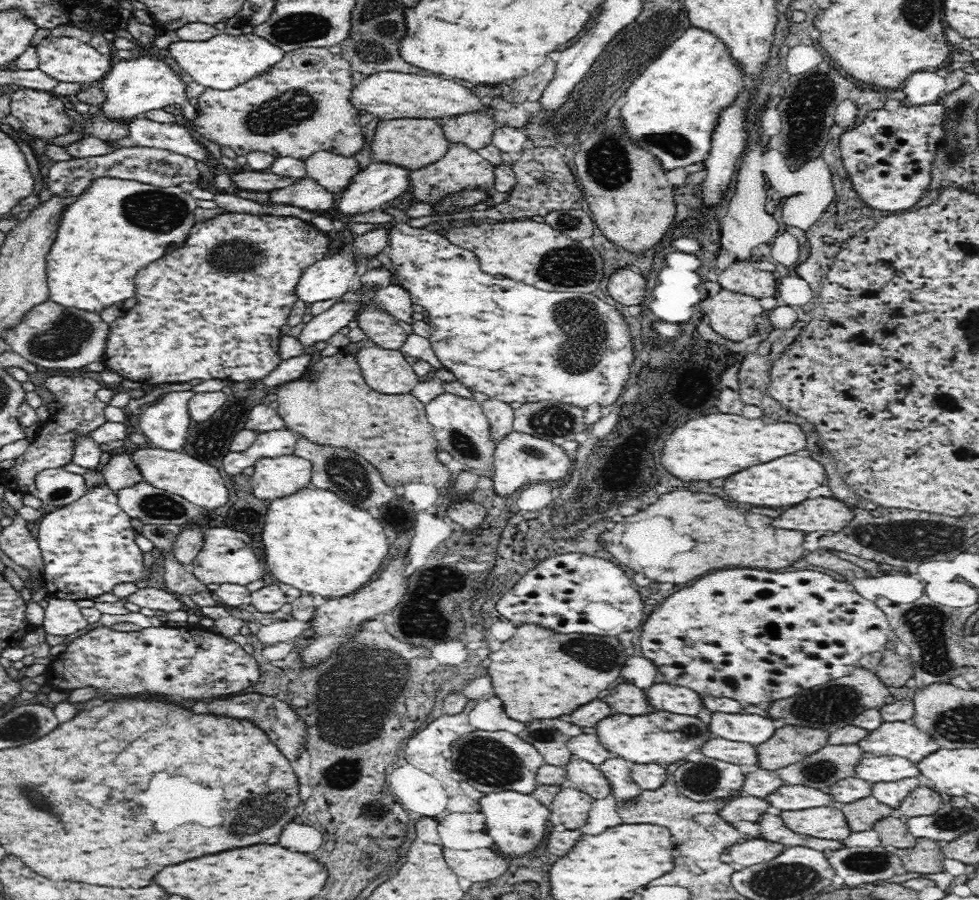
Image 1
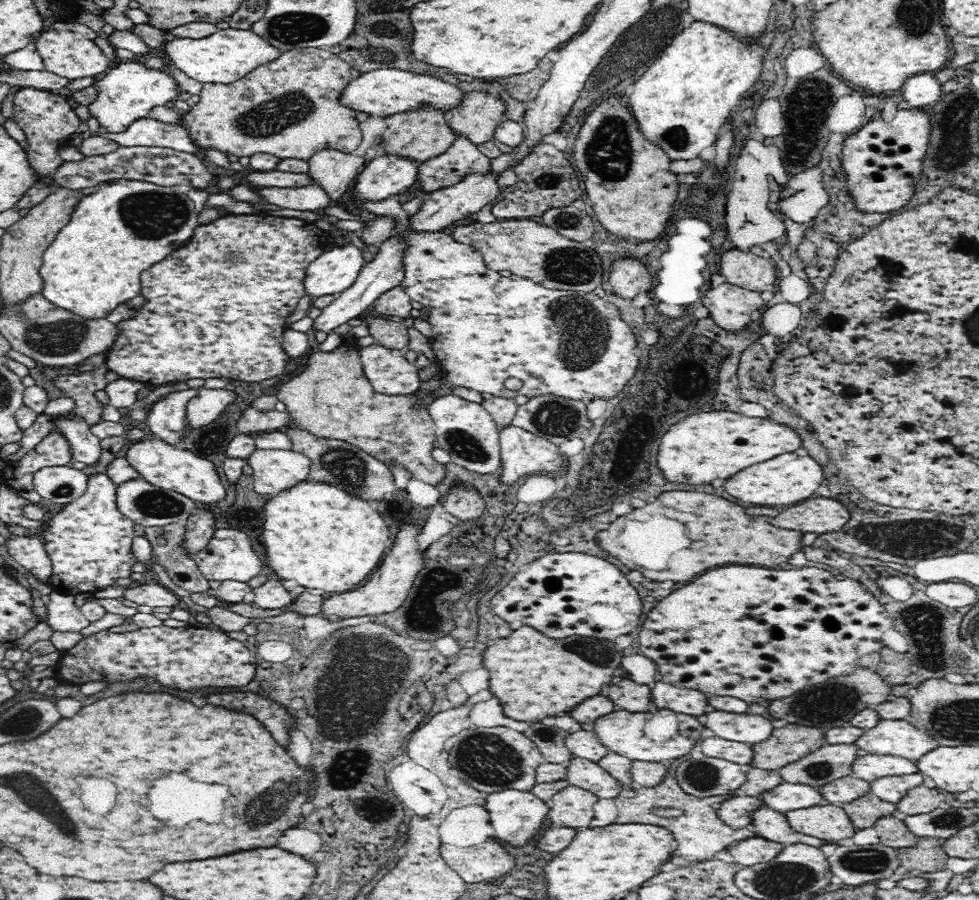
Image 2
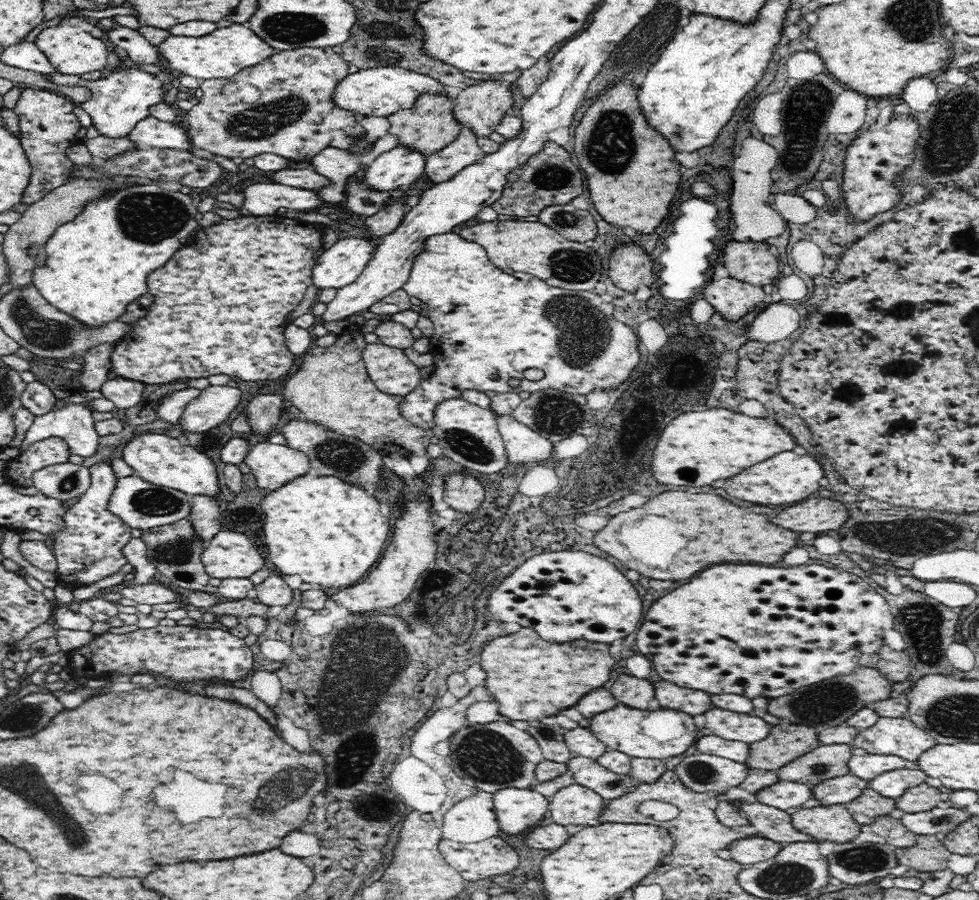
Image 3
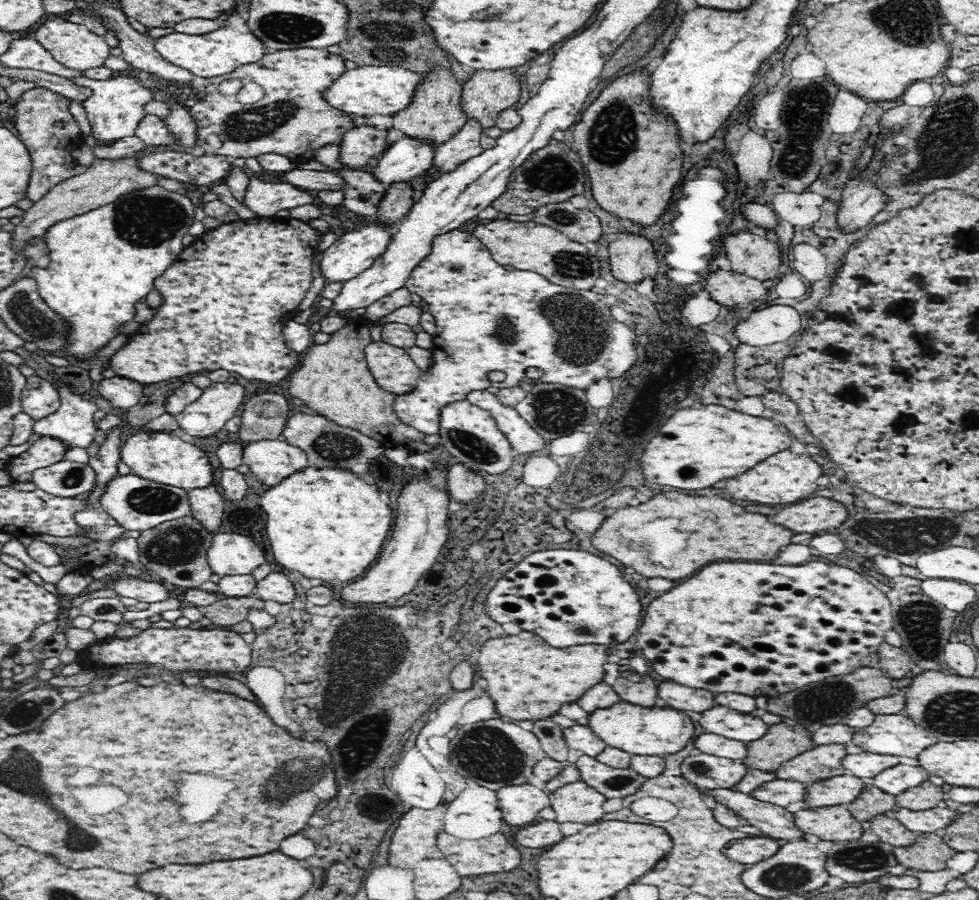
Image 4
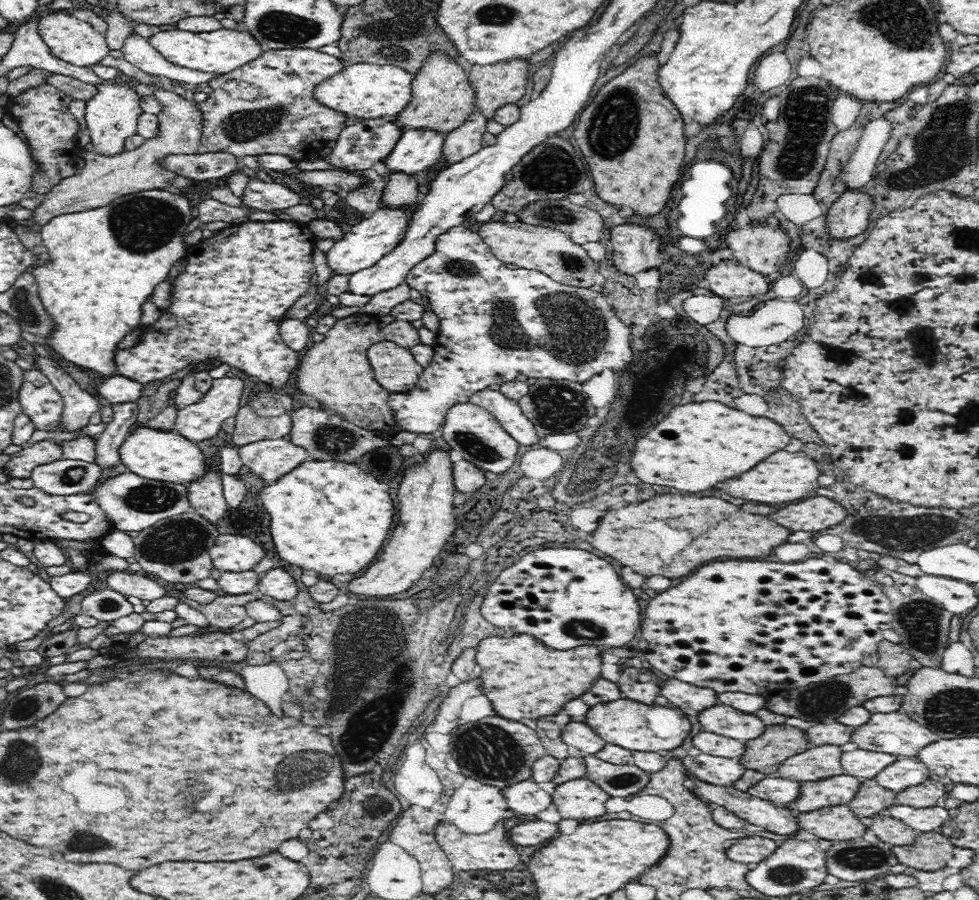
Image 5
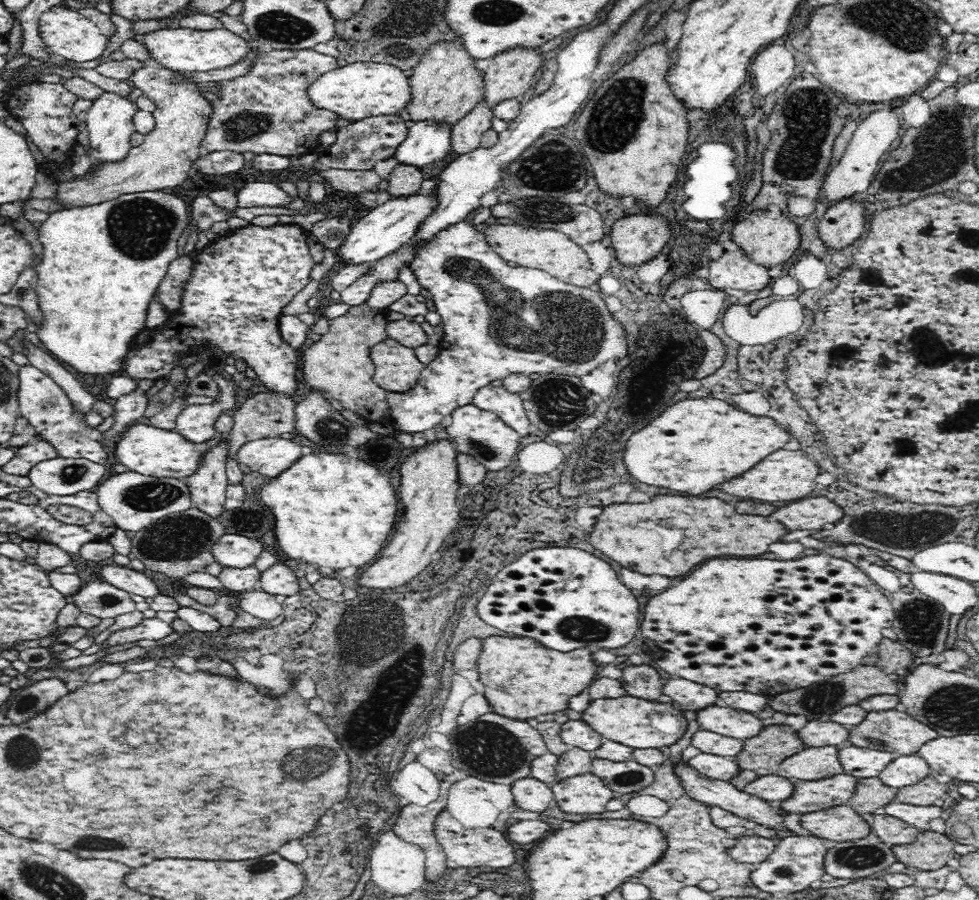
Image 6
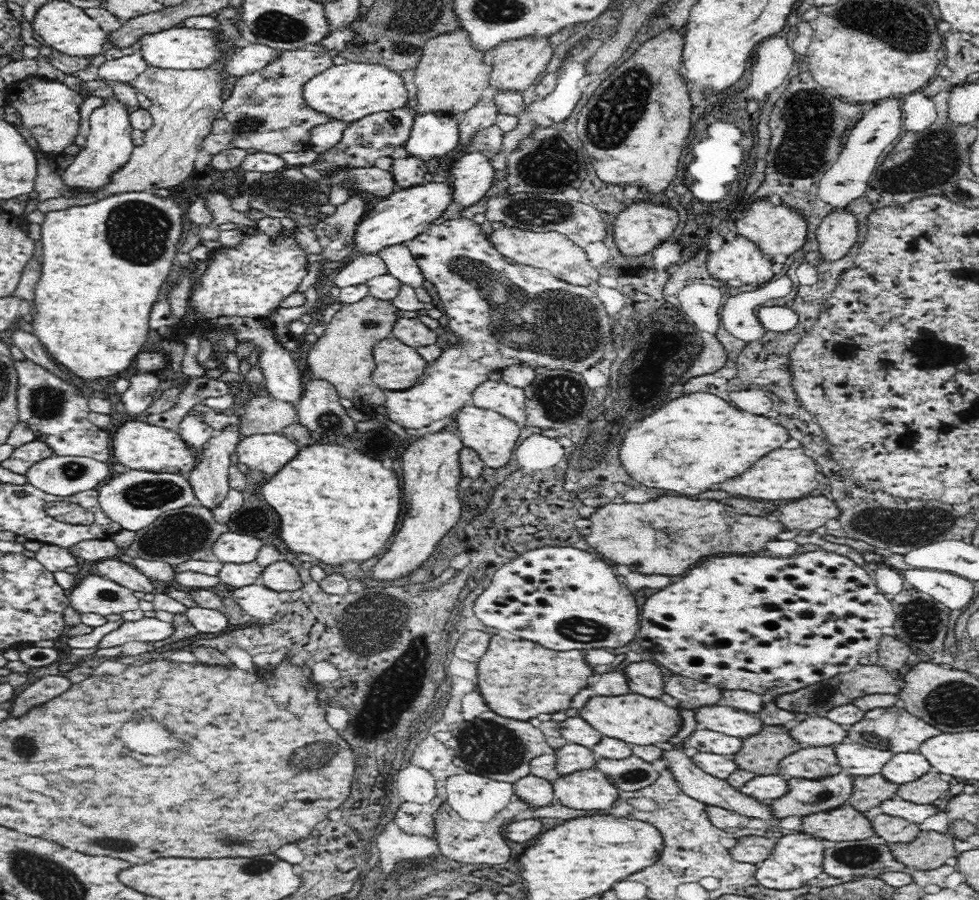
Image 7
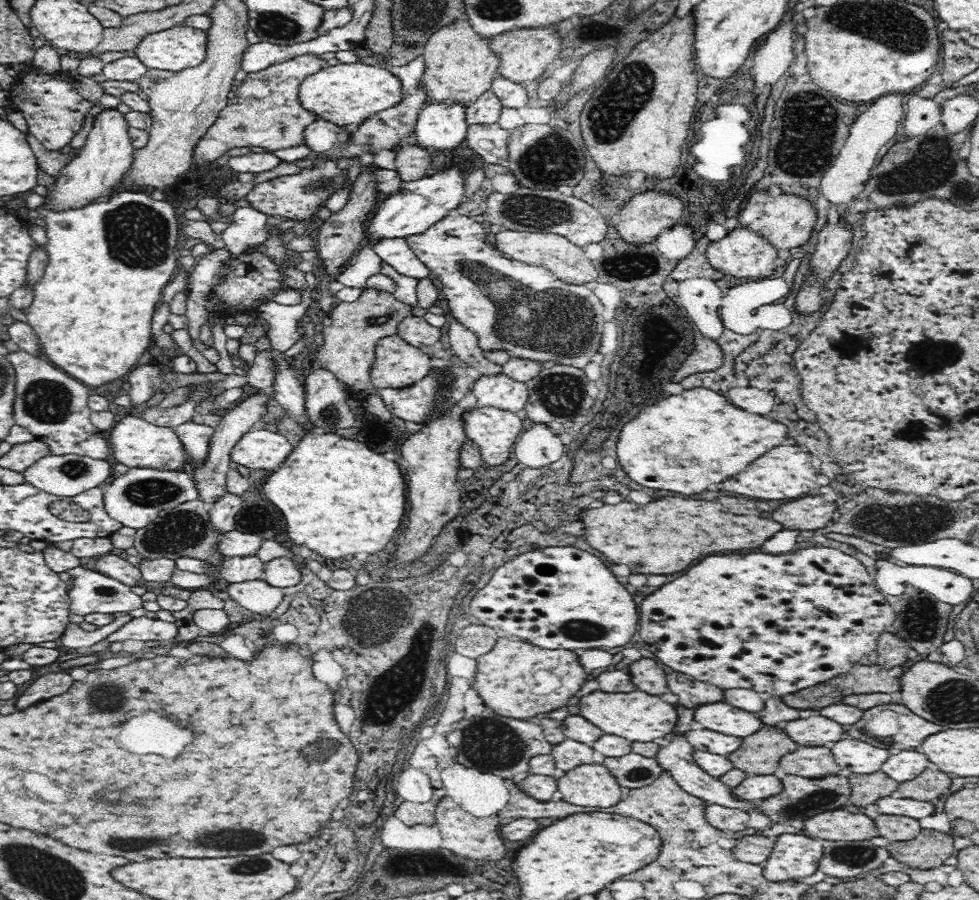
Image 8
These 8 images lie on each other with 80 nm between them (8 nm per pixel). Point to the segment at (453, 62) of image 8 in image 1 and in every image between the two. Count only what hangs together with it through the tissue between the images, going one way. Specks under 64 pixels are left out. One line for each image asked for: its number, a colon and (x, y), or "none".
1: (410, 142)
2: (423, 133)
3: (430, 125)
4: (435, 114)
5: (442, 97)
6: (446, 85)
7: (451, 75)

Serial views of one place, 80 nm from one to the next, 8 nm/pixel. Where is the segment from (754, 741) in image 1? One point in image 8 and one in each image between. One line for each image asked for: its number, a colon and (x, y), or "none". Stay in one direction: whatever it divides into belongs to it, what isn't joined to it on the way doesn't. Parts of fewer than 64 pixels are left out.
2: (746, 728)
3: (725, 724)
4: (730, 724)
5: (720, 719)
6: (738, 724)
7: (725, 719)
8: (722, 717)

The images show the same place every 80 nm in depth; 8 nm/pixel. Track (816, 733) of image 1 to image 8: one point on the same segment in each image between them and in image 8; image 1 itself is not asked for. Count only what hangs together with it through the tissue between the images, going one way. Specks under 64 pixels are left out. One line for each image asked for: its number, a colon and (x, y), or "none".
2: (786, 745)
3: (786, 742)
4: (781, 742)
5: (764, 754)
6: (760, 754)
7: (760, 755)
8: (759, 754)

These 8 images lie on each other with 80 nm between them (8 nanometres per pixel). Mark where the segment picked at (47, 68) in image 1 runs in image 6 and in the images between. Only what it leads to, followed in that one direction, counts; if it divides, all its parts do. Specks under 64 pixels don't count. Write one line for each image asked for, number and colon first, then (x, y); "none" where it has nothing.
2: (72, 55)
3: (73, 51)
4: (74, 45)
5: (75, 41)
6: (67, 32)

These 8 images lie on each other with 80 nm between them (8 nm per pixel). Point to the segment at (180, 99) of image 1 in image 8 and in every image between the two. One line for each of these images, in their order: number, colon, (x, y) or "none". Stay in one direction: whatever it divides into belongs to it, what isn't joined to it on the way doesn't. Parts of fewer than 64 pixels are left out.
2: (127, 91)
3: (121, 98)
4: (116, 107)
5: (112, 115)
6: (109, 120)
7: (109, 145)
8: (104, 160)

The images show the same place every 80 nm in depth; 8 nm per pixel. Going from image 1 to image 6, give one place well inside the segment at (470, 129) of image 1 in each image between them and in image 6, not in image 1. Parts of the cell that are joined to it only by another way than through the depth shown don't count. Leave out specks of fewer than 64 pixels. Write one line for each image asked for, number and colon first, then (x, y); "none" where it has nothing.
2: (476, 116)
3: (480, 107)
4: (489, 91)
5: (499, 84)
6: (508, 74)

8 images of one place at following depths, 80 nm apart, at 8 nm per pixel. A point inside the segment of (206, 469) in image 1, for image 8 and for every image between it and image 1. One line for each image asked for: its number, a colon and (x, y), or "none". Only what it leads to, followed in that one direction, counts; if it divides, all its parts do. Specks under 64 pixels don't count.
2: (161, 464)
3: (160, 459)
4: (162, 457)
5: (158, 455)
6: (141, 448)
7: (137, 445)
8: (136, 443)

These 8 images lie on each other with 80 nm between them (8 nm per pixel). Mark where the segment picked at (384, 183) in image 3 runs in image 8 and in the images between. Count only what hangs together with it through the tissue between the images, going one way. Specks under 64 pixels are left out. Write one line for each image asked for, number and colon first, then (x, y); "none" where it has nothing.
4: (407, 158)
5: (417, 150)
6: (426, 142)
7: (433, 135)
8: (443, 126)

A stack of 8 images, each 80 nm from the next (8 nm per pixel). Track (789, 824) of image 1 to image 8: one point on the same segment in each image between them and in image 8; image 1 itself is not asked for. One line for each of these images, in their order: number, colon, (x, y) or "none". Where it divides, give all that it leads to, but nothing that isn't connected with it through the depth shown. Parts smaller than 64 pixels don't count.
2: (830, 822)
3: (834, 823)
4: (834, 823)
5: (838, 823)
6: (841, 823)
7: (841, 824)
8: (846, 824)

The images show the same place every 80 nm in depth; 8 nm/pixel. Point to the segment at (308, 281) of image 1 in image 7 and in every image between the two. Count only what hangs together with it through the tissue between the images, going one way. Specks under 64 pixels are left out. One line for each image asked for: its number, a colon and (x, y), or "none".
2: (334, 271)
3: (341, 264)
4: (351, 254)
5: (365, 244)
6: (395, 221)
7: (409, 212)

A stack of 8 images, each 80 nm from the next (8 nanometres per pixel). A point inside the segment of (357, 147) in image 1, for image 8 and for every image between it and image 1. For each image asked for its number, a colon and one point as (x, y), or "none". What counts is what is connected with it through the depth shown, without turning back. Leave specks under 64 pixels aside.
2: (290, 107)
3: (294, 117)
4: (293, 120)
5: (287, 120)
6: (266, 110)
7: (266, 111)
8: (265, 111)

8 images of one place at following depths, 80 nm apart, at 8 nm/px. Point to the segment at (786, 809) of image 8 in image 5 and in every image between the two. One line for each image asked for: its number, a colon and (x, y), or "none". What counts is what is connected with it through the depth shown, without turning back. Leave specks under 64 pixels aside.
5: (836, 790)
6: (808, 796)
7: (805, 797)

